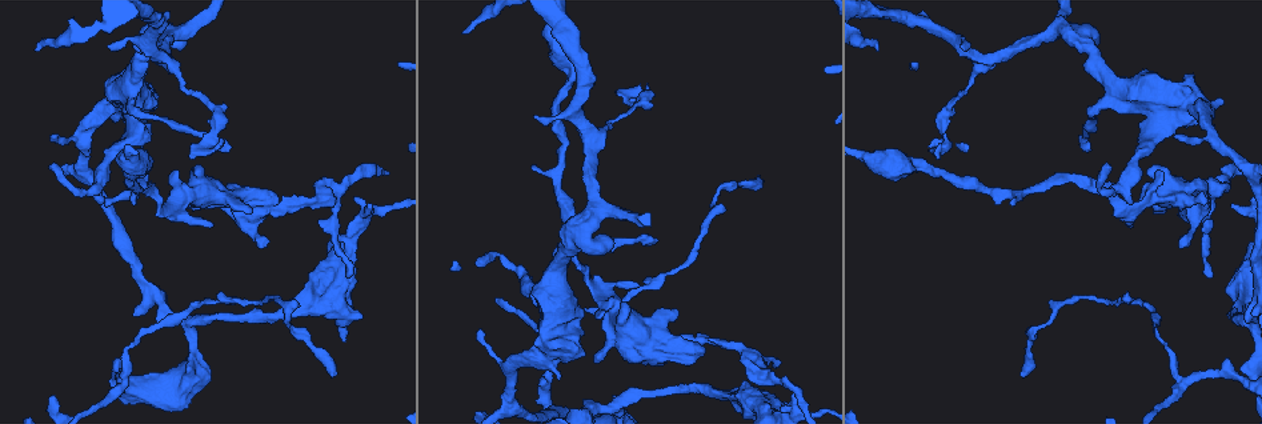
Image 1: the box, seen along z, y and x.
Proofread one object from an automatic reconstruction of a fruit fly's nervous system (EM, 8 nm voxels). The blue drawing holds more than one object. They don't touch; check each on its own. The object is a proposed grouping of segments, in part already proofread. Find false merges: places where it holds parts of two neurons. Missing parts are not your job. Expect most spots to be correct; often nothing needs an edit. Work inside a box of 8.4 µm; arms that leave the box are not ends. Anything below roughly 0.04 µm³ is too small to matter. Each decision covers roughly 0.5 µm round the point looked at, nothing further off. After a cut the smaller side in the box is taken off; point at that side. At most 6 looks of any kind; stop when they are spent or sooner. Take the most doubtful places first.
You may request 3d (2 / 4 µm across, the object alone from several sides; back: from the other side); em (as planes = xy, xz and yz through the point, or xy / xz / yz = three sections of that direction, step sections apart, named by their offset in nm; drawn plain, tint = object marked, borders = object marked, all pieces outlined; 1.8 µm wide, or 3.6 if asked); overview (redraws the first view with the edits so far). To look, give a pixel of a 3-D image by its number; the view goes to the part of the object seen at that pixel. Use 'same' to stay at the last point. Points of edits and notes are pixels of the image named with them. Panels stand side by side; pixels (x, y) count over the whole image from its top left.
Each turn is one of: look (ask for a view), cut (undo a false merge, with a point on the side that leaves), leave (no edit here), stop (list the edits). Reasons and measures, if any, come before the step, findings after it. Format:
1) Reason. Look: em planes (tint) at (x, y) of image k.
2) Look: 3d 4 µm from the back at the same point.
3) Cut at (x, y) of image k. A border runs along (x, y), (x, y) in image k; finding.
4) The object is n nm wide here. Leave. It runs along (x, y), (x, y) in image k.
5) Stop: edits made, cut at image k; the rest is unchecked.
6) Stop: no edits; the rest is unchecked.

Abrupt turn. Look: em planes (tint) at (1083, 47) of image 1.

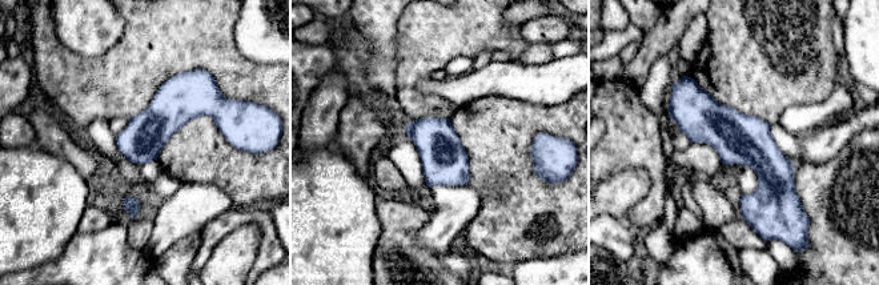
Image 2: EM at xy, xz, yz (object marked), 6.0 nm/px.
The object is 260 nm wide here. Leave. All the same neuron.

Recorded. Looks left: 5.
Look: em planes (plain) at (121, 381) of image 1.

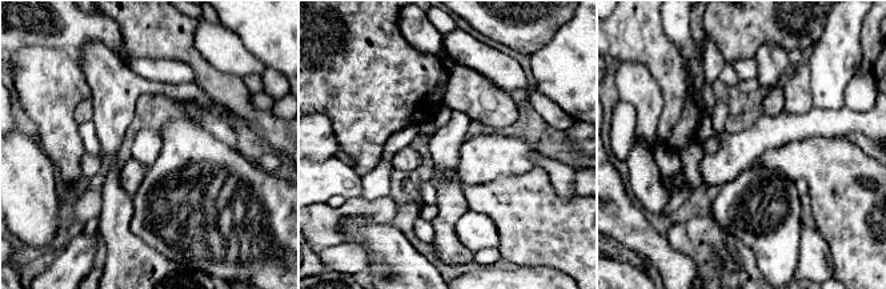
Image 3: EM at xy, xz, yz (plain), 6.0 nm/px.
Where the object lies. Look: em planes (tint) at the same point.

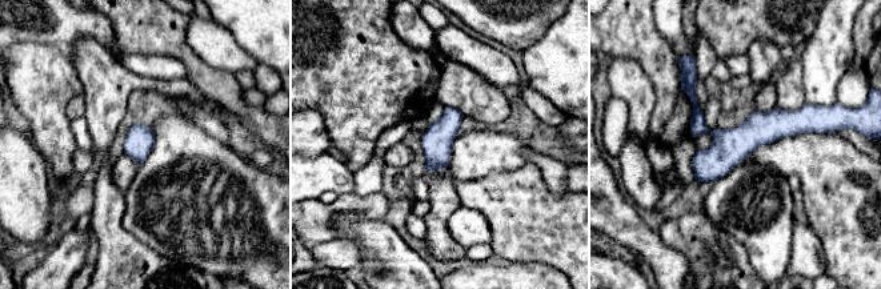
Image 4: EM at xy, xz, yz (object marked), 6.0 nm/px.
Leave. It runs along (685, 87), (697, 121), (720, 136), (816, 125) in image 4; continuous, no second neuron.

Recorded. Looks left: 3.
Sudden change in width. Look: 3d 2 µm at (1195, 208) of image 1.

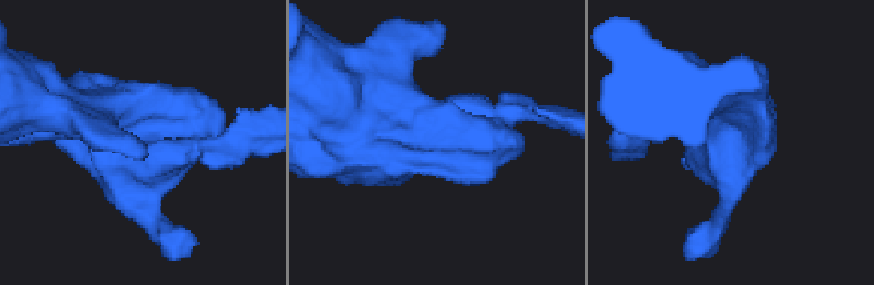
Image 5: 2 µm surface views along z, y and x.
Look: em 3.6 µm planes (borders) at (725, 141) of image 5.

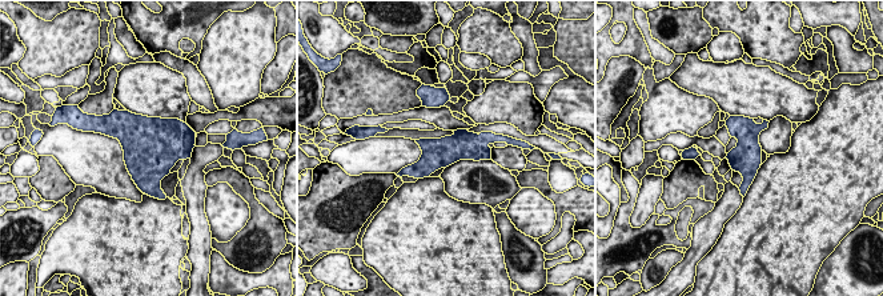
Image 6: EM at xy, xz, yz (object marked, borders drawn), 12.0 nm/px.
Leave. All the same neuron.

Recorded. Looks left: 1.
Stop: no edits; the rest is unchecked.

